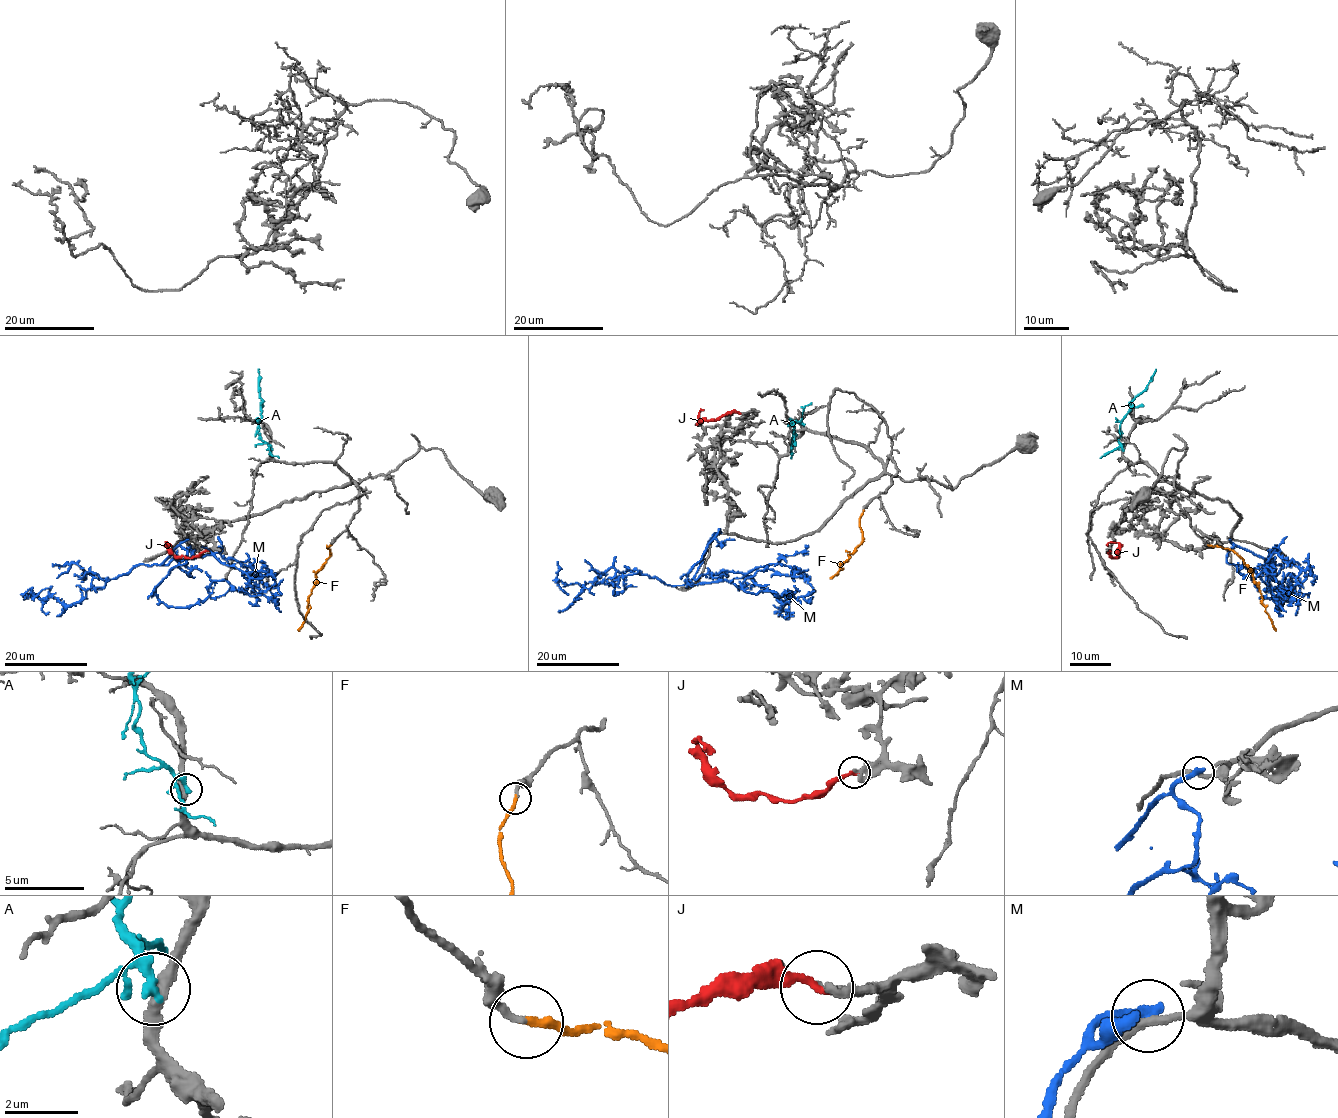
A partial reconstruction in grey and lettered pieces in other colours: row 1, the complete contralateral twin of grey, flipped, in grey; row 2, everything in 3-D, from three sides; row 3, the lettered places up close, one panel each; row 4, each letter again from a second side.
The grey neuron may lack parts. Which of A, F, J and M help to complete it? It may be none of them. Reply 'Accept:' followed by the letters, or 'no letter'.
Accept: F

